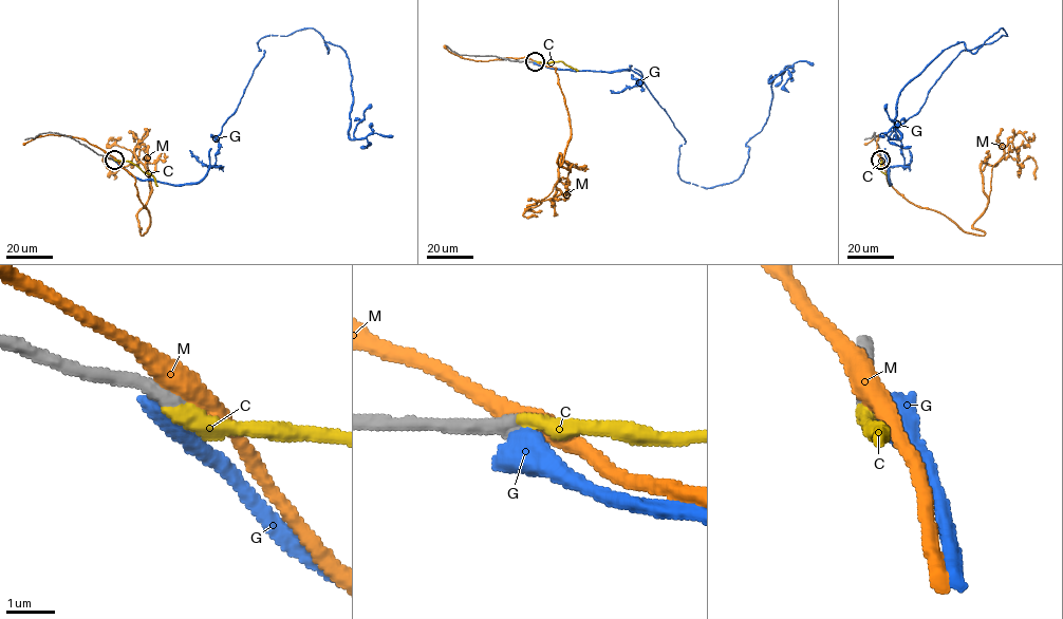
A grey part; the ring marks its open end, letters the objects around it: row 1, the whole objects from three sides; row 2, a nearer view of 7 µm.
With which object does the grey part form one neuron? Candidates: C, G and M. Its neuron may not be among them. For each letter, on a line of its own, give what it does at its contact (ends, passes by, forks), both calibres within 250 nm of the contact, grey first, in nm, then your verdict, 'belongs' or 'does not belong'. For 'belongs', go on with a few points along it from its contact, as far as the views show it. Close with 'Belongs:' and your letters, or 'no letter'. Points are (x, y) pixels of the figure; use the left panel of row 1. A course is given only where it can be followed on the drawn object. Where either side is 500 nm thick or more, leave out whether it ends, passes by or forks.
C: it ends there; 360 nm thick on the grey side, 320 nm on the other; belongs; it runs (114, 160), (131, 161), (149, 173), (157, 186)
G: 360 nm thick on the grey side, 550 nm on the other; does not belong
M: it passes by; 360 nm thick on the grey side, 440 nm on the other; does not belong
Belongs: C

